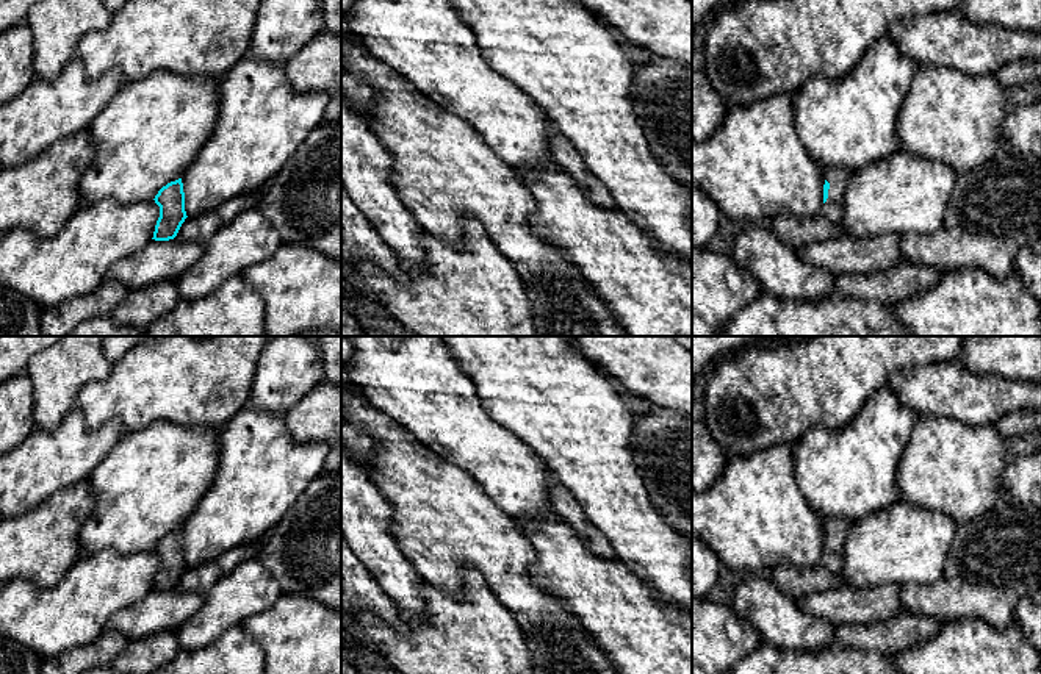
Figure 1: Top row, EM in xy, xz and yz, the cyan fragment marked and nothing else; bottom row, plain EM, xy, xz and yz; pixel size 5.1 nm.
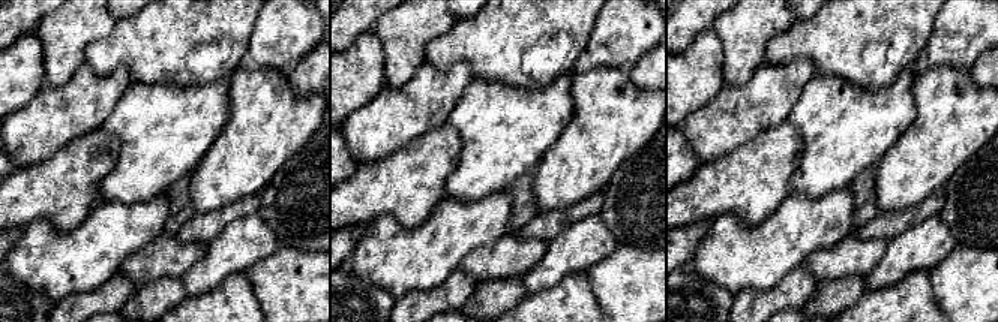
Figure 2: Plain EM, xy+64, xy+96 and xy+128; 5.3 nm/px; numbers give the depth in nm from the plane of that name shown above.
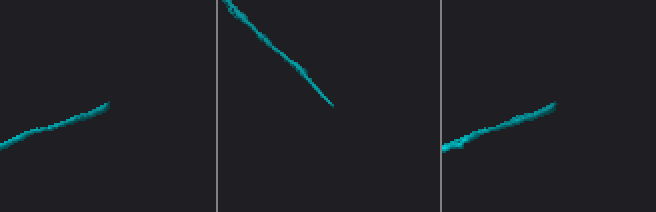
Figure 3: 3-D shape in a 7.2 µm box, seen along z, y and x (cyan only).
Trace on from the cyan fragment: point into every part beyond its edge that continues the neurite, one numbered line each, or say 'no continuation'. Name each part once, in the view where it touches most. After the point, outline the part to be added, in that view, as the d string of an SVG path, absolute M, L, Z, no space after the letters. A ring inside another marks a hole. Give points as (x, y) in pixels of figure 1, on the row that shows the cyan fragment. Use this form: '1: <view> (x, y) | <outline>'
1: yz (833, 208) | M847 169L825 170L825 180L830 183L830 189L820 214L833 224L841 224L844 219L844 194L852 175L853 170Z

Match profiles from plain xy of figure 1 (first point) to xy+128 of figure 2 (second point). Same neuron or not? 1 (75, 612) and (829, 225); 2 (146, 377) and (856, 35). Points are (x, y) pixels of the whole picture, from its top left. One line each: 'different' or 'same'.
1: same
2: same

